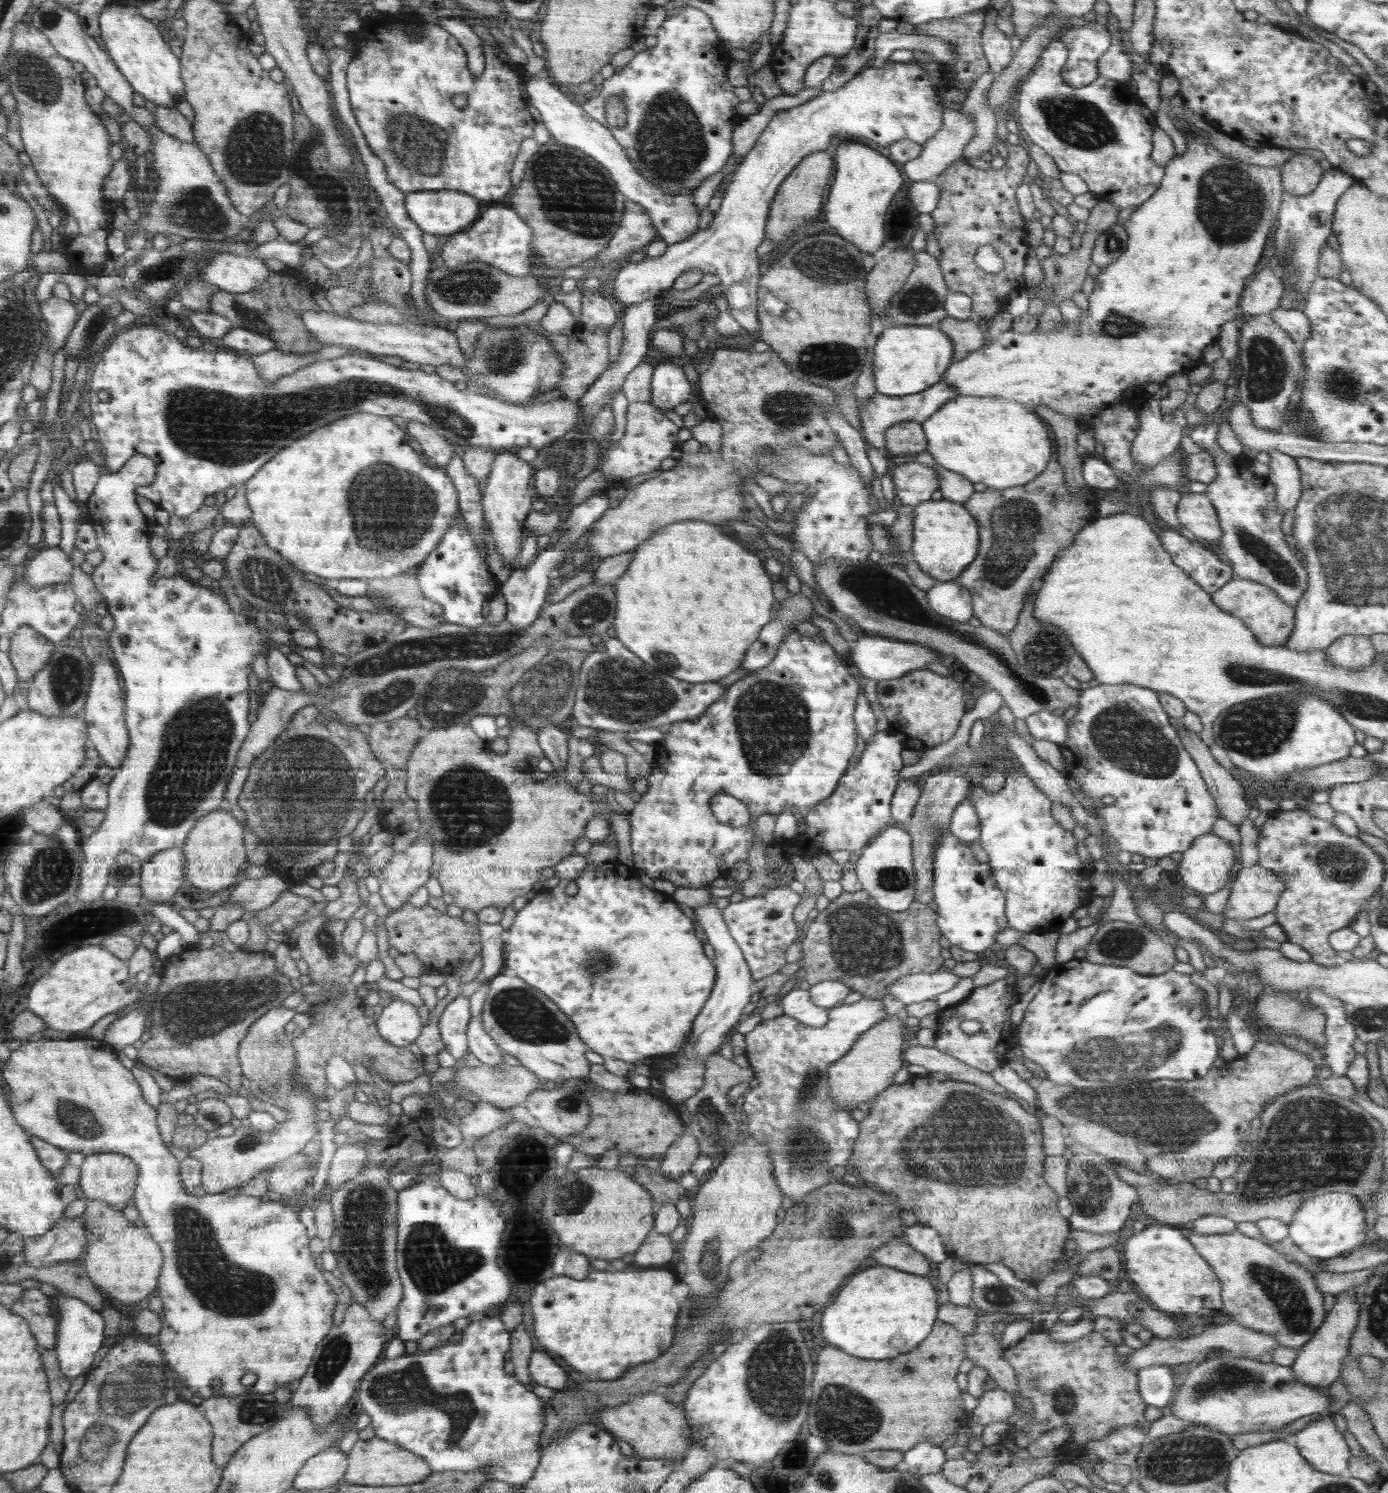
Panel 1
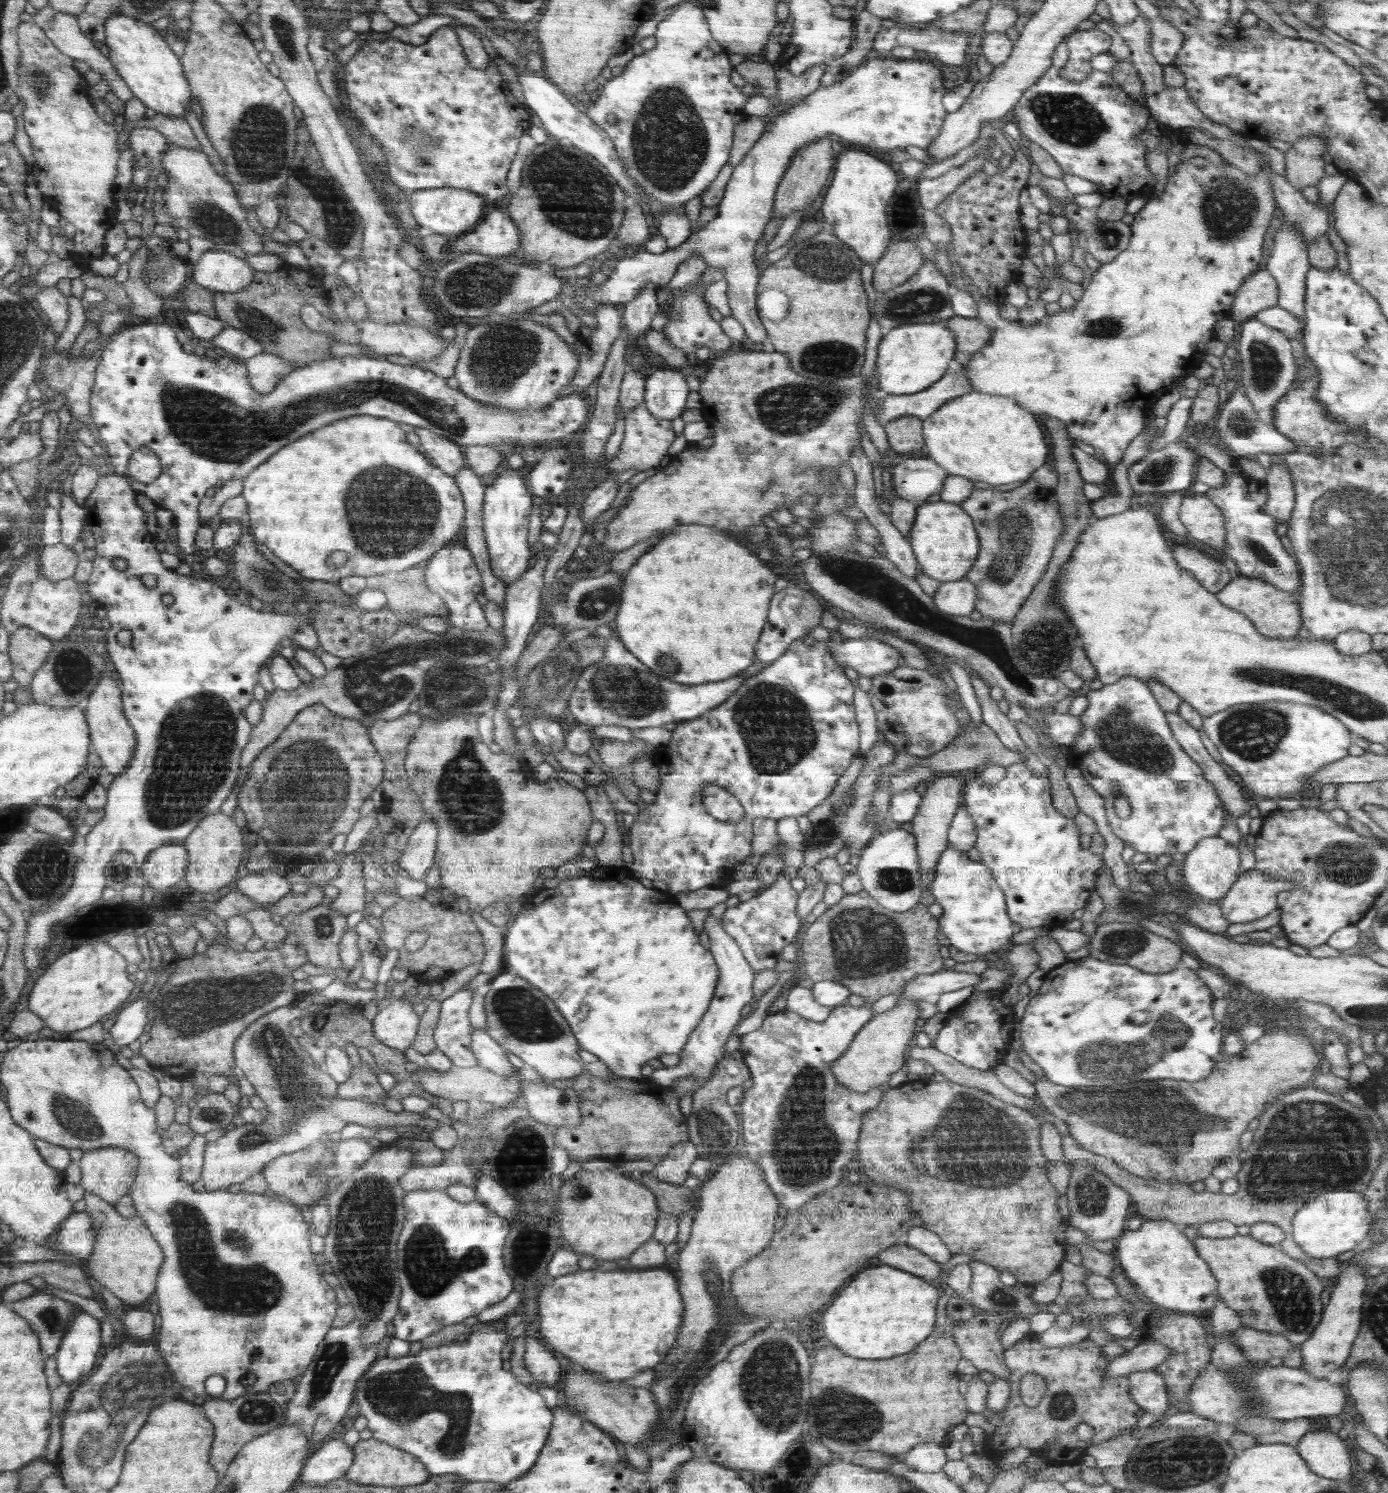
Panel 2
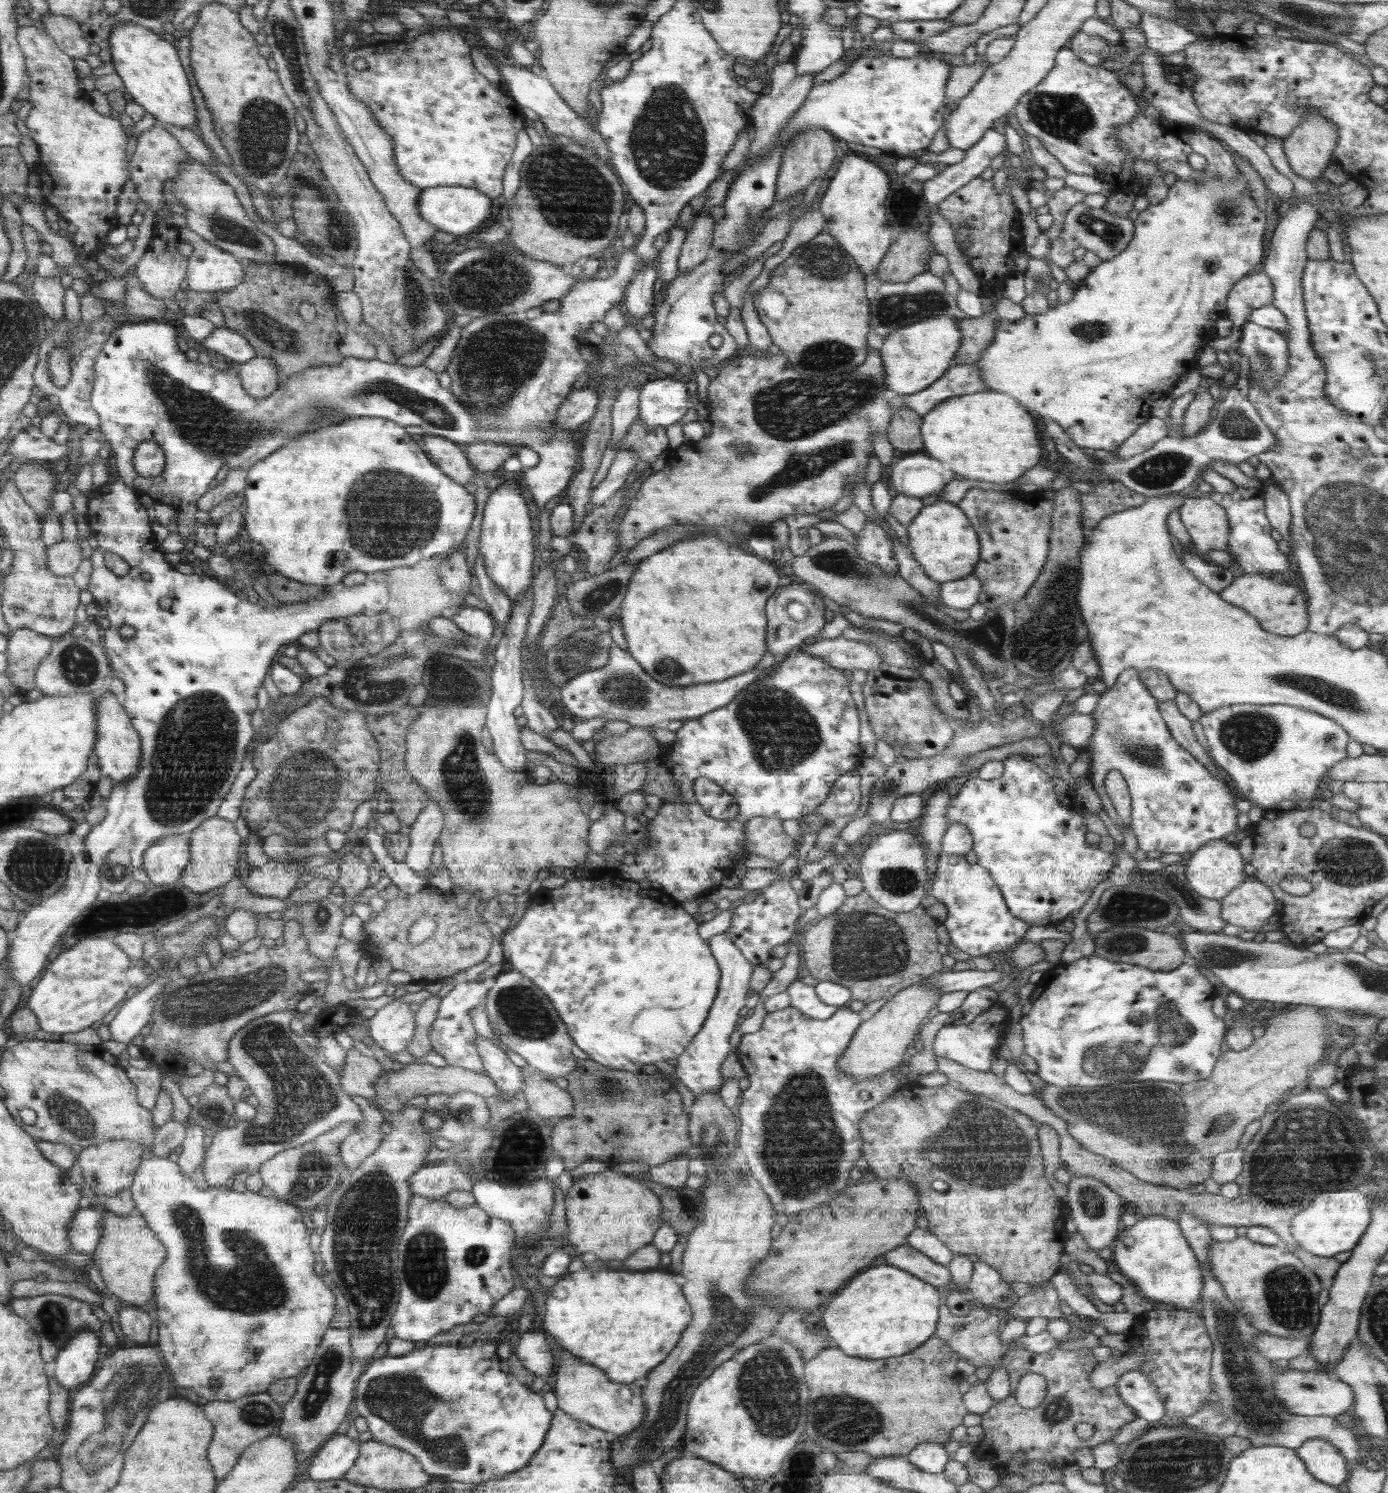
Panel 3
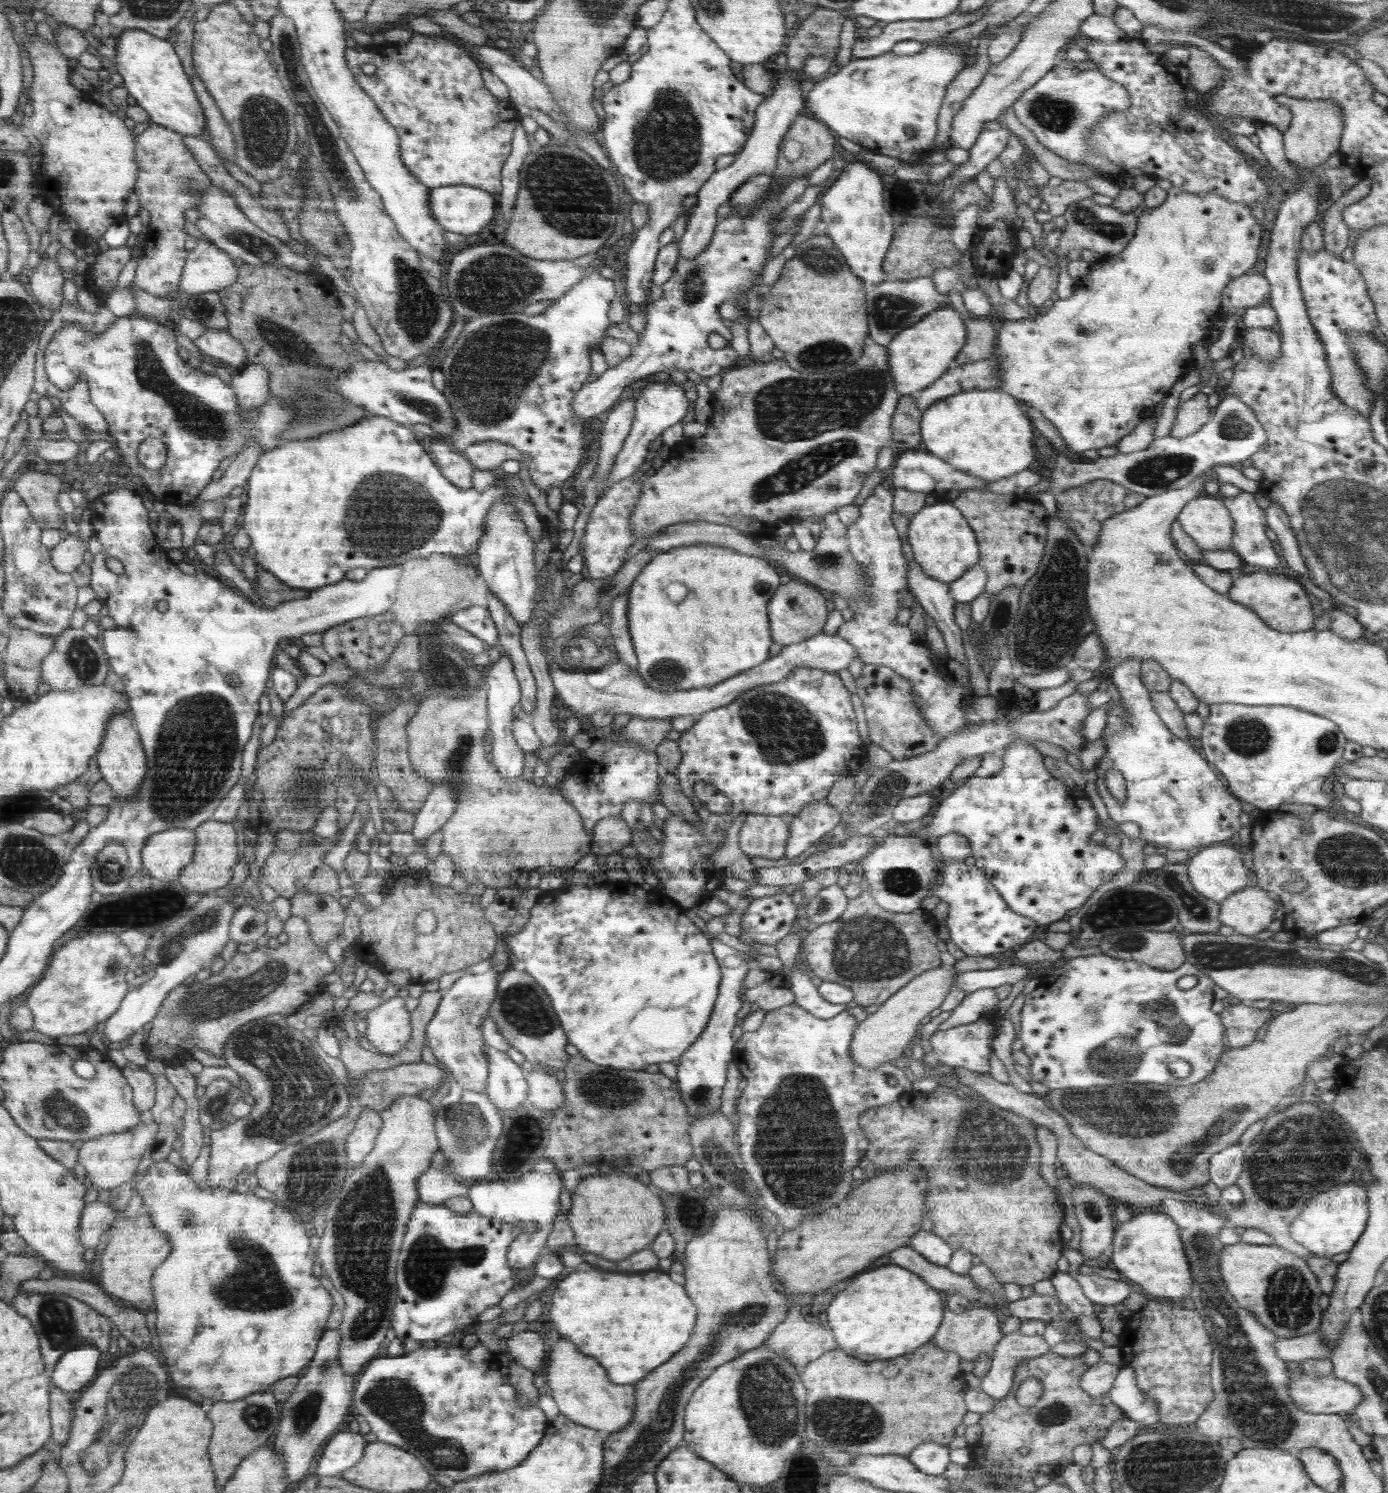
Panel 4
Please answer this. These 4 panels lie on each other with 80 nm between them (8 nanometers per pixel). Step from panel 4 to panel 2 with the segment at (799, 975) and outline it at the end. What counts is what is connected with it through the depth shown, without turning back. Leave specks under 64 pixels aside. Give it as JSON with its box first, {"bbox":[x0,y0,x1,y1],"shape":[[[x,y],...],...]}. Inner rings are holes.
{"bbox":[785,983,833,1022],"shape":[[[797,983],[786,996],[785,1010],[796,1012],[802,1015],[802,1018],[810,1019],[814,1022],[826,1020],[833,1009],[828,1006],[820,1006],[820,1004],[814,1001],[811,988],[801,987]]]}

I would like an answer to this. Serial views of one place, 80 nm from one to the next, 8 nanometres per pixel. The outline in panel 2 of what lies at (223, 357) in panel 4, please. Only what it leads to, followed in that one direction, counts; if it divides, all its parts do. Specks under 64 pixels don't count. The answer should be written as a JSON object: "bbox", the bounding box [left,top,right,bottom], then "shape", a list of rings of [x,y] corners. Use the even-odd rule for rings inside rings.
{"bbox":[210,326,263,361],"shape":[[[226,326],[210,339],[210,346],[218,346],[218,352],[245,361],[263,352],[263,344],[243,330]]]}

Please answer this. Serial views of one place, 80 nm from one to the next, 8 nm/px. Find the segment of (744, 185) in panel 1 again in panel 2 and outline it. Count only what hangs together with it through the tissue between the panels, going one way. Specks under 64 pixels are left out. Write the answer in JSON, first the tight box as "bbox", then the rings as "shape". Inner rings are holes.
{"bbox":[572,55,948,344],"shape":[[[875,55],[869,57],[848,78],[832,86],[821,84],[798,104],[782,111],[771,124],[765,126],[762,136],[744,155],[740,164],[734,167],[717,208],[717,217],[705,223],[704,228],[676,250],[667,249],[663,254],[650,254],[638,249],[634,257],[617,258],[615,270],[598,285],[598,290],[586,295],[588,283],[582,286],[584,282],[572,289],[576,305],[592,316],[600,306],[621,307],[634,301],[646,285],[660,288],[668,286],[678,267],[686,259],[696,256],[704,260],[707,267],[724,270],[731,316],[743,326],[748,341],[762,344],[768,341],[765,325],[756,312],[758,270],[754,268],[754,248],[773,213],[774,192],[777,192],[789,168],[793,154],[803,146],[828,136],[886,151],[893,148],[904,150],[908,145],[926,148],[941,131],[948,113],[942,105],[942,97],[947,89],[944,88],[941,65],[934,60],[892,60],[890,55],[885,58],[878,60]]]}

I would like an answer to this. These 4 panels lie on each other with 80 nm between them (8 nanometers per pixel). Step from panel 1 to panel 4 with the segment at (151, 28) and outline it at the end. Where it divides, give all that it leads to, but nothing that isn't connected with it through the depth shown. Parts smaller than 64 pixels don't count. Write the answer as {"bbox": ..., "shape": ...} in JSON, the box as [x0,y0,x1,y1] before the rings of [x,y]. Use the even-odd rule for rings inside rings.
{"bbox":[114,29,208,136],"shape":[[[130,29],[122,33],[121,40],[116,46],[114,58],[114,72],[123,78],[123,86],[132,98],[135,98],[137,105],[141,106],[149,114],[152,122],[163,127],[178,131],[181,135],[200,136],[206,129],[208,120],[205,118],[204,107],[197,97],[193,84],[190,84],[188,76],[182,70],[182,64],[168,40],[160,40],[145,30]]]}

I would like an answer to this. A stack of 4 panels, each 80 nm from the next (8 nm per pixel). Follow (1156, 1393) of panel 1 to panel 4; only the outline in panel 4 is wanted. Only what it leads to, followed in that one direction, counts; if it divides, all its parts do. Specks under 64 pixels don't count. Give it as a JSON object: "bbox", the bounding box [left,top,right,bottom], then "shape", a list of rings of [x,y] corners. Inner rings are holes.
{"bbox":[1107,1367,1159,1429],"shape":[[[1122,1367],[1107,1394],[1123,1410],[1126,1418],[1139,1422],[1142,1429],[1152,1428],[1159,1422],[1158,1407],[1138,1386],[1133,1368]]]}

